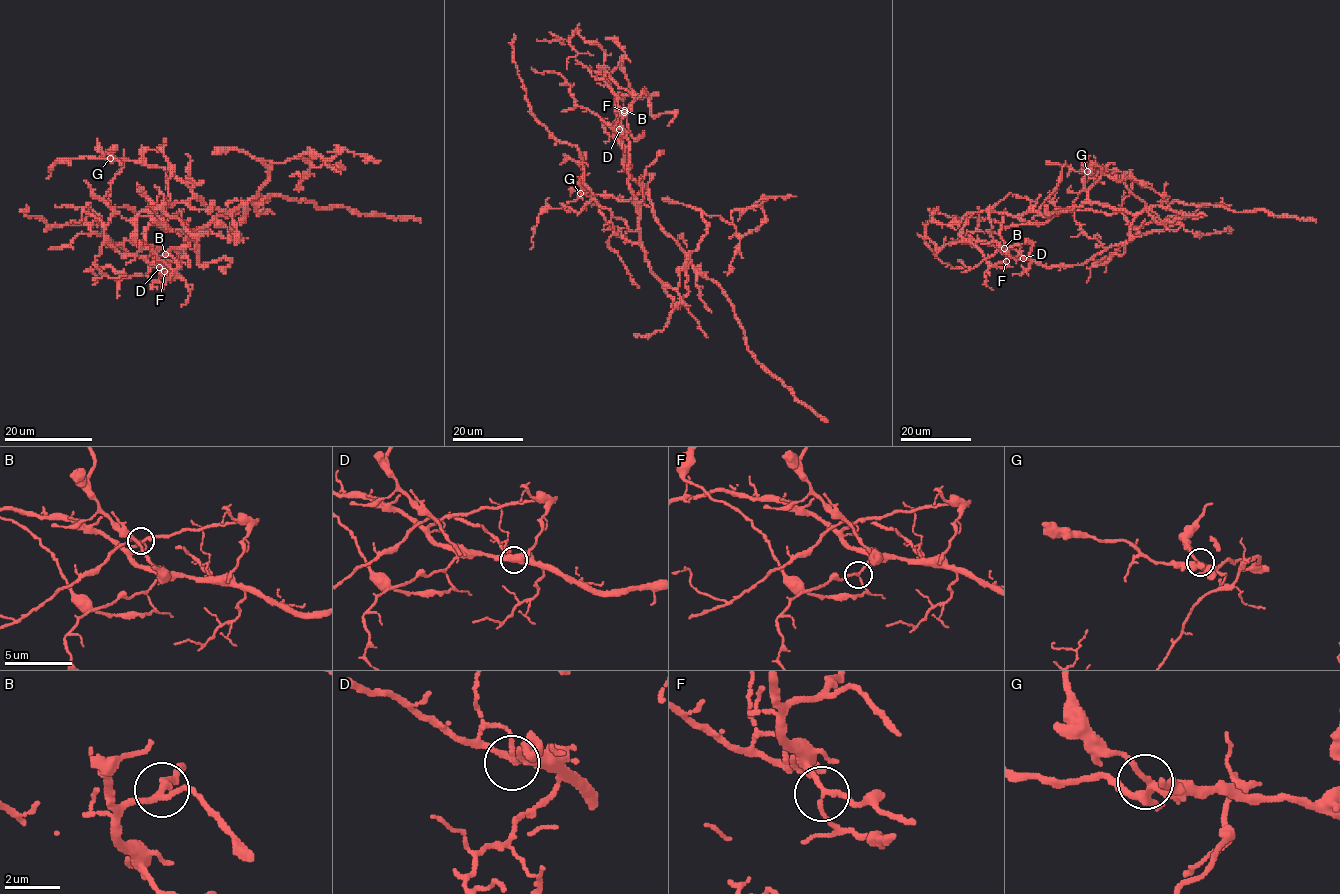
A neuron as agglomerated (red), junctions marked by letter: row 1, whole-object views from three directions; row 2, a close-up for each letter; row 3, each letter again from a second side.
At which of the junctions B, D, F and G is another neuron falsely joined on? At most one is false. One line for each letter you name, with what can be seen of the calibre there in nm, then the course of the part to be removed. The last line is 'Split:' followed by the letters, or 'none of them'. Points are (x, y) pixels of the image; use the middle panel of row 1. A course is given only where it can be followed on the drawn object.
F: Thickness 140 nm. Course of the part to remove: (624, 112), (642, 249), (675, 308), (688, 293), (704, 214), (731, 223), (734, 210), (795, 196)
Split: F

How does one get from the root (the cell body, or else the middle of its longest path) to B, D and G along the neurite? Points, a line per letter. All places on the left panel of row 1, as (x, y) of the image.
B: (147, 246), (159, 256), (165, 254)
D: (147, 246), (156, 252), (161, 264), (159, 267)
G: (147, 246), (136, 239), (136, 216), (147, 208), (164, 214), (167, 206), (194, 195), (165, 169), (110, 158)

